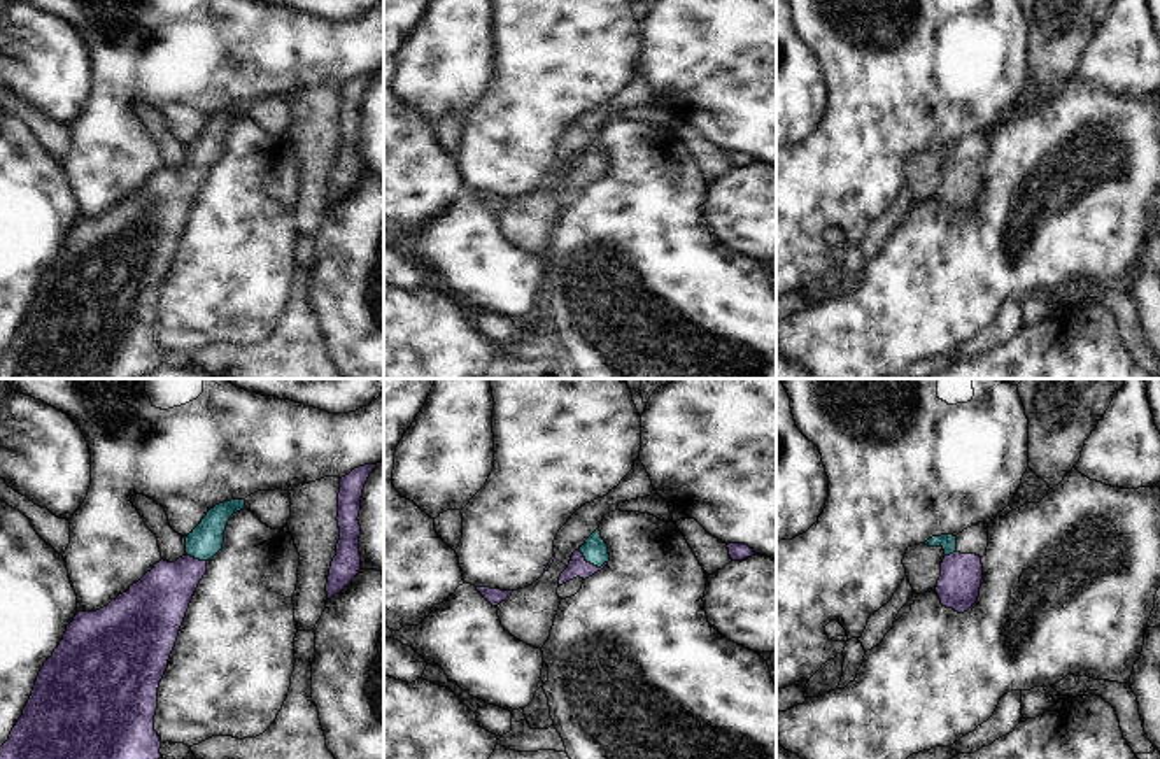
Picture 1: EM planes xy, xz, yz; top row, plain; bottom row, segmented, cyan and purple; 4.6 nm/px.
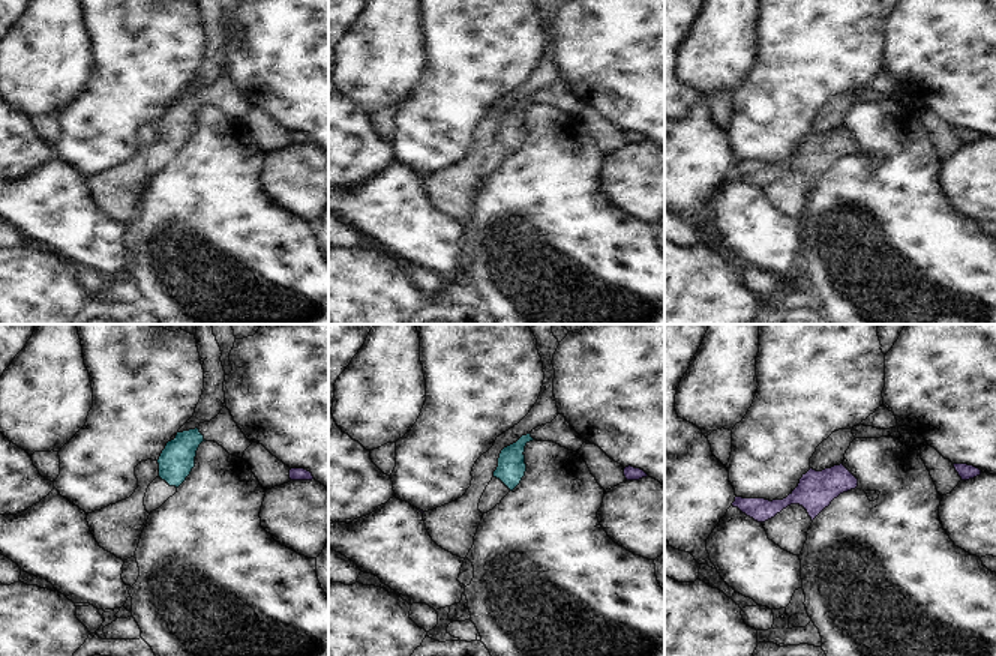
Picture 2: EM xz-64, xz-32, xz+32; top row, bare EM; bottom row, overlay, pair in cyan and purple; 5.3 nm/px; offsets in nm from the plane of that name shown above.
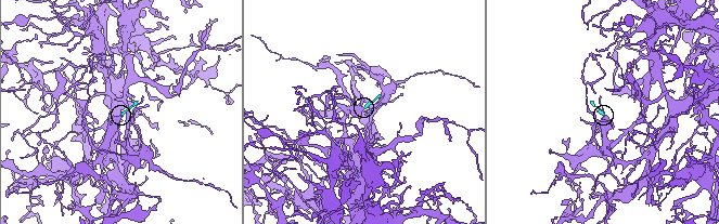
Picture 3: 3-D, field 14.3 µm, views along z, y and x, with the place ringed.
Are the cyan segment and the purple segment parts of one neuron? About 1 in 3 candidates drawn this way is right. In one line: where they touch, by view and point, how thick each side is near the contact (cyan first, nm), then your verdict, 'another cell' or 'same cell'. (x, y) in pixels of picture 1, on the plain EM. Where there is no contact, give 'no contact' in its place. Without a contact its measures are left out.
xz (591, 170) | 120/90 nm | same cell

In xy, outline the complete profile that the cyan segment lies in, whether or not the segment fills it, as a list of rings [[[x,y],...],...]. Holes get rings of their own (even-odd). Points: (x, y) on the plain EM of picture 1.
[[[245,107],[216,112],[186,144],[182,165],[175,170],[161,167],[107,214],[96,219],[79,219],[74,224],[63,247],[40,275],[23,323],[0,354],[0,379],[142,379],[161,366],[161,345],[154,338],[158,294],[193,202],[207,181],[207,170],[223,156],[230,124],[244,116]]]

